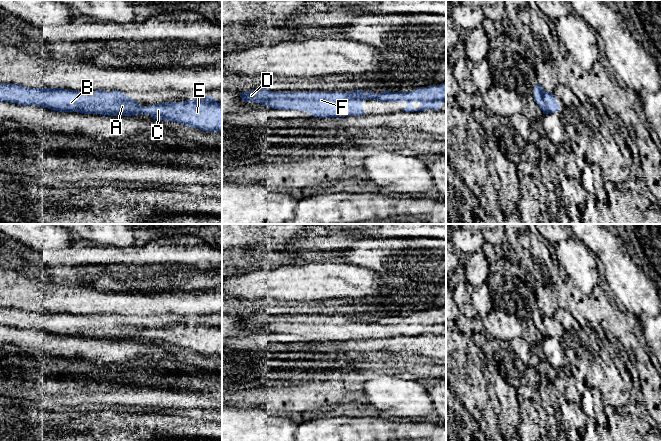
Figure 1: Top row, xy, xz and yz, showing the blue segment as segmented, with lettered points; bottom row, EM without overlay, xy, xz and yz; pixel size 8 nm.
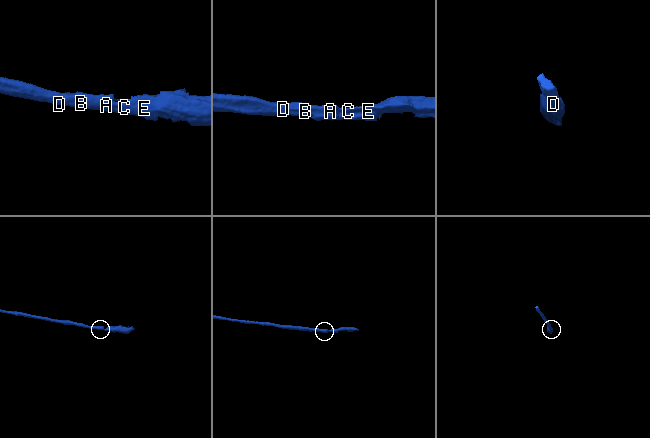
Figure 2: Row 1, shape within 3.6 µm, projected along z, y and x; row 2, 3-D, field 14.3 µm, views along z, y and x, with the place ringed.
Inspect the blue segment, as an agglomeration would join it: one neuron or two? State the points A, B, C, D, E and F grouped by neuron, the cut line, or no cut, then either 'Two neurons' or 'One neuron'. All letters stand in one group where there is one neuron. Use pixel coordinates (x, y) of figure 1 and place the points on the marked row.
Groups: A B C D E F. No split. One neuron

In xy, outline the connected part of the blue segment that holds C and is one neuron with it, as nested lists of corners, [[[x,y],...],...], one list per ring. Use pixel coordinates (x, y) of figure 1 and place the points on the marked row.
[[[0,83],[0,101],[36,105],[58,112],[80,112],[109,116],[144,113],[167,121],[176,121],[203,131],[222,132],[222,103],[207,95],[203,99],[161,102],[141,106],[122,91],[77,91],[64,88],[33,88]]]

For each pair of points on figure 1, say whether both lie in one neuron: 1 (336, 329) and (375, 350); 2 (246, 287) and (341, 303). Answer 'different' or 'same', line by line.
1: different
2: different

